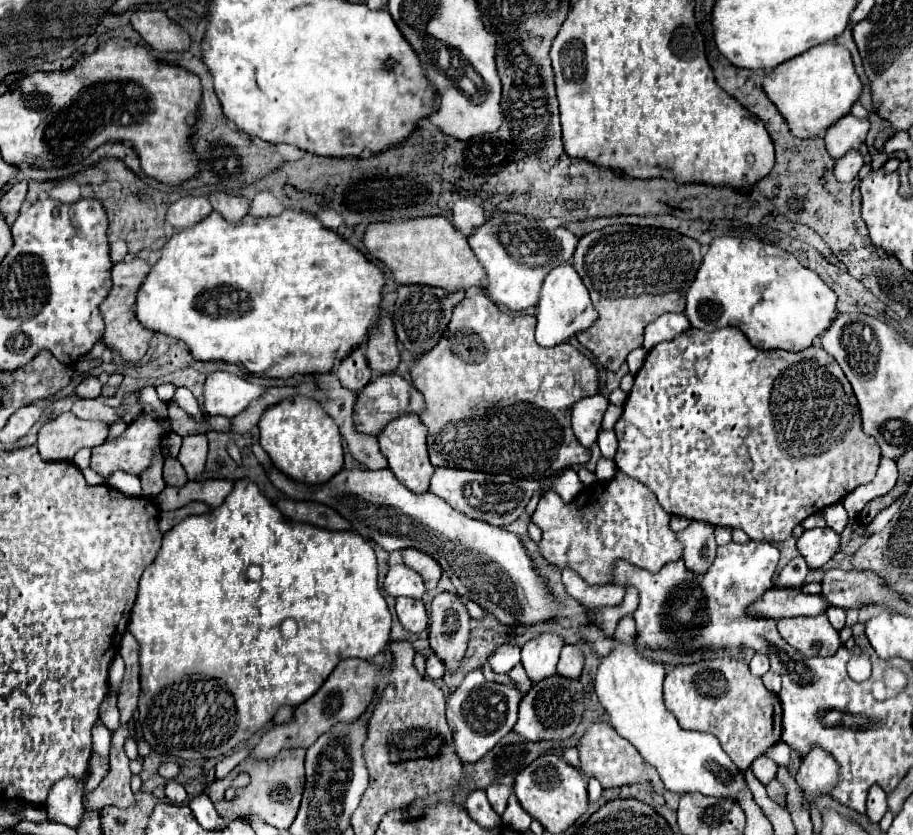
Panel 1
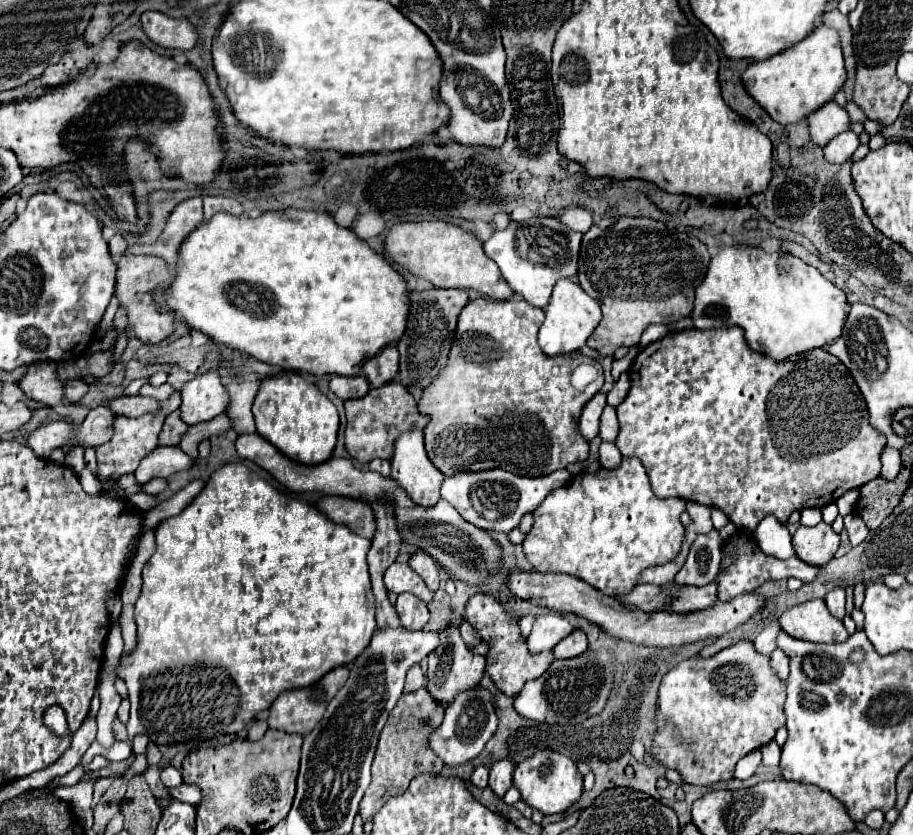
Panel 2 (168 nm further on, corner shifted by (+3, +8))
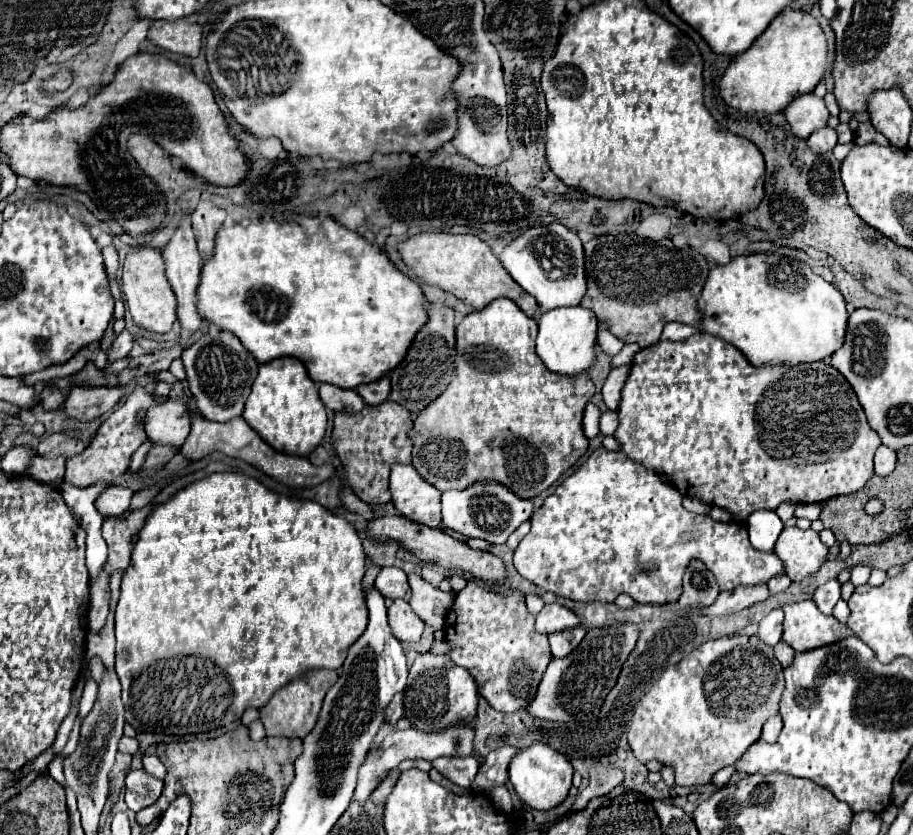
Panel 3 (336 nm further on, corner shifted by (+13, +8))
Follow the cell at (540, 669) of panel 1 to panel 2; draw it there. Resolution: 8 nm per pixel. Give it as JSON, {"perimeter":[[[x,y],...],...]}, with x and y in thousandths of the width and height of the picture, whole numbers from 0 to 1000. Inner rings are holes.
{"perimeter":[[[612,733],[593,735],[588,738],[584,747],[584,754],[577,764],[577,774],[584,783],[606,778],[606,774],[614,769],[619,762],[623,762],[625,754],[630,754],[630,750],[621,740],[617,740]]]}

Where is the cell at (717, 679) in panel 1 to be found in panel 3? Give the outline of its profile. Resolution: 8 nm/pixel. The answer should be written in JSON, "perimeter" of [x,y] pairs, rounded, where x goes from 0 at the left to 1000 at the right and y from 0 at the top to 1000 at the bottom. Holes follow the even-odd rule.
{"perimeter":[[[792,762],[768,771],[744,795],[733,798],[722,817],[698,841],[687,881],[696,908],[704,915],[720,910],[737,920],[742,941],[763,944],[779,939],[781,927],[805,915],[814,901],[831,886],[836,867],[853,853],[853,836],[858,829],[855,800],[844,774],[834,771],[829,762]]]}

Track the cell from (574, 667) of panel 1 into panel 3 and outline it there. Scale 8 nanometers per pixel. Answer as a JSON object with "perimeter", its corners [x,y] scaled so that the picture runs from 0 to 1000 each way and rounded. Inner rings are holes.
{"perimeter":[[[630,750],[630,752],[614,754],[610,759],[604,759],[601,762],[601,774],[604,774],[606,788],[617,788],[625,778],[630,778],[634,774],[634,769],[639,766],[639,762],[641,762],[641,752],[639,750]]]}

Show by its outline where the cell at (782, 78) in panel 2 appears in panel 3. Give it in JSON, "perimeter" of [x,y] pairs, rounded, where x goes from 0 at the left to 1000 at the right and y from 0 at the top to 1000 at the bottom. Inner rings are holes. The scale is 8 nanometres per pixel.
{"perimeter":[[[862,10],[829,46],[829,53],[805,67],[794,84],[788,110],[790,117],[809,134],[858,134],[871,117],[886,113],[901,96],[906,81],[906,48],[897,26],[880,12]]]}

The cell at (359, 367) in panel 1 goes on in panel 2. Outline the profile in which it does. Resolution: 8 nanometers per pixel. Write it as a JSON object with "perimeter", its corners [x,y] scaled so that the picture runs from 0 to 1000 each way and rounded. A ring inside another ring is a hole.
{"perimeter":[[[363,450],[360,465],[373,479],[391,479],[391,477],[398,477],[406,467],[404,457],[398,450],[391,450],[391,453]]]}

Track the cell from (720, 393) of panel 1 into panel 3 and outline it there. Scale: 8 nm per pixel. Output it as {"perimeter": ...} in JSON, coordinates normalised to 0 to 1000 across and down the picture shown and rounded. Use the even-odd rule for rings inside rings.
{"perimeter":[[[761,398],[752,407],[746,410],[735,410],[735,407],[722,407],[720,412],[704,417],[696,424],[691,434],[691,446],[685,457],[685,465],[680,469],[680,484],[678,484],[678,513],[674,515],[674,527],[680,534],[680,541],[698,556],[702,556],[711,565],[720,565],[722,570],[728,570],[733,580],[737,580],[748,594],[766,596],[774,606],[785,606],[796,611],[803,623],[816,625],[827,611],[849,611],[858,601],[871,601],[871,604],[888,604],[888,601],[904,601],[912,594],[919,592],[932,592],[939,589],[941,584],[947,584],[952,570],[956,570],[956,546],[961,537],[965,534],[965,525],[961,517],[952,510],[947,493],[943,484],[939,481],[939,474],[926,450],[915,443],[906,434],[882,434],[882,436],[871,436],[871,438],[825,438],[820,431],[798,410]]]}

